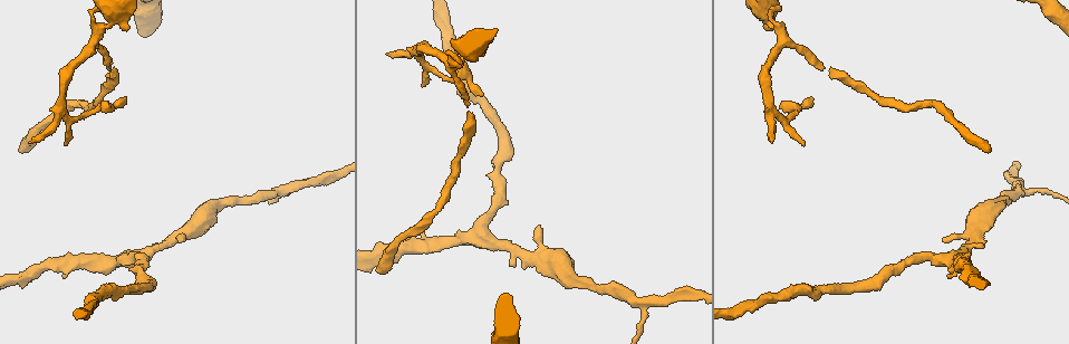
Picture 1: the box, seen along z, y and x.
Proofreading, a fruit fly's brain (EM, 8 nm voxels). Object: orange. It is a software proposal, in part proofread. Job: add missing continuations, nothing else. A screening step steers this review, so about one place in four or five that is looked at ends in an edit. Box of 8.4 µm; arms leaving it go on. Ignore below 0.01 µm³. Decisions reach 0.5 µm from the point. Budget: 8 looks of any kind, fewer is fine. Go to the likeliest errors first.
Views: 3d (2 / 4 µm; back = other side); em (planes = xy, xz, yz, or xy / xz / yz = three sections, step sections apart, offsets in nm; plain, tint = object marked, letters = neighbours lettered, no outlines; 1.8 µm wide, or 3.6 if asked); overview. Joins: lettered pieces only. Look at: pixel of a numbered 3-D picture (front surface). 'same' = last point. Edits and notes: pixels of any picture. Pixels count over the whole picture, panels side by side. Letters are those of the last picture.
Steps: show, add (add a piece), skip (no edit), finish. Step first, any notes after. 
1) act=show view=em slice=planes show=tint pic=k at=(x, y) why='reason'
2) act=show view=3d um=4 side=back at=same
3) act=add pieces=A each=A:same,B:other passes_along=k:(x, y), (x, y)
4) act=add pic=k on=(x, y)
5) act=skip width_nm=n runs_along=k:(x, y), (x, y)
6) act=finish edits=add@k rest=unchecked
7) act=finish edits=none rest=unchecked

act=show view=em slice=xz step=8 show=letters pic=1 at=(831, 73) why='an open end'

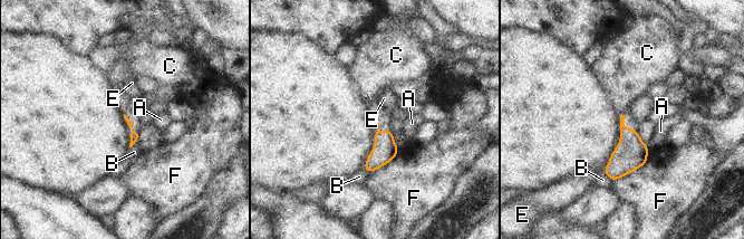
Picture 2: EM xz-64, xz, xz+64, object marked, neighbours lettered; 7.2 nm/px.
act=show view=em slice=planes show=letters at=same why='cut it another way'

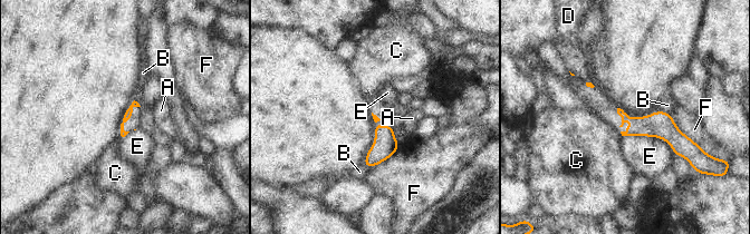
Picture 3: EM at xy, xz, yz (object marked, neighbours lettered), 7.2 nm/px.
act=skip each=A:other,B:other,C:other,D:other,E:other,F:other runs_along=3:(624, 115), (688, 142) found='none of them fits'

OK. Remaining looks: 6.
act=show view=em slice=planes show=plain pic=1 at=(989, 152)

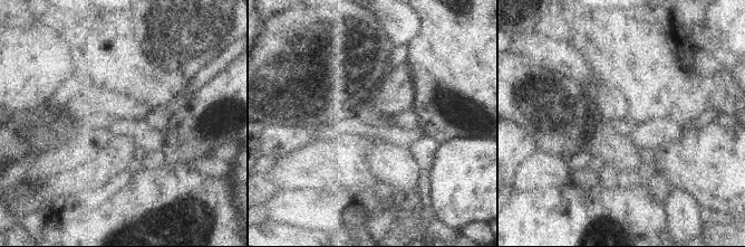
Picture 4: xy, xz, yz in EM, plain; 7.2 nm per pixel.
act=show view=em slice=planes show=letters at=same

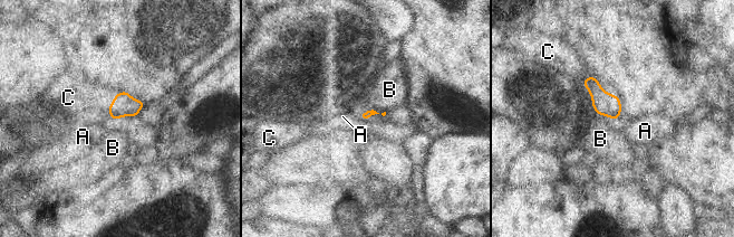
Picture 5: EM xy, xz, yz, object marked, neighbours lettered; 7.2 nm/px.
act=skip each=A:other,B:other,C:other border=5:(378, 112), (367, 110), (359, 114) found='no lettered piece goes on from it'

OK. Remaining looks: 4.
act=show view=3d um=2 pic=1 at=(63, 276) why='an open end'

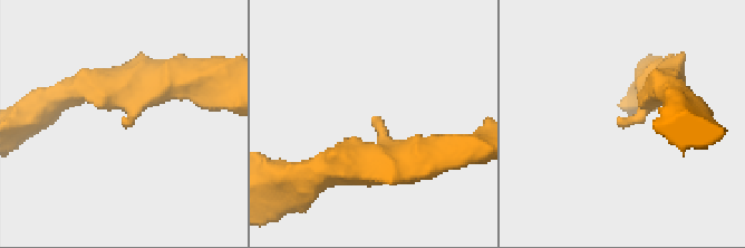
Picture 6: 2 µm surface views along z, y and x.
act=show view=em slice=planes show=plain pic=6 at=(372, 118)

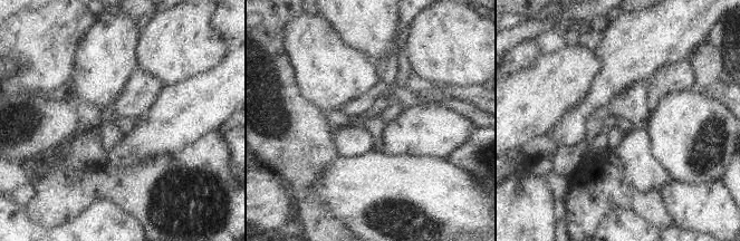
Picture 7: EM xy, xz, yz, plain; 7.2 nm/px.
act=show view=em slice=planes show=letters at=same

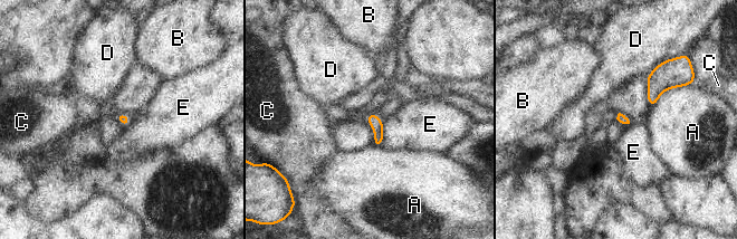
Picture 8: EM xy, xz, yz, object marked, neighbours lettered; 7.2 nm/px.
act=skip longest_contact=A:320nm each=A:other,B:other,C:other,D:other,E:other border=8:(383, 122), (383, 141), (381, 145) found='none of them fits'

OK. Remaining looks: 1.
act=finish edits=none rest=unchecked

